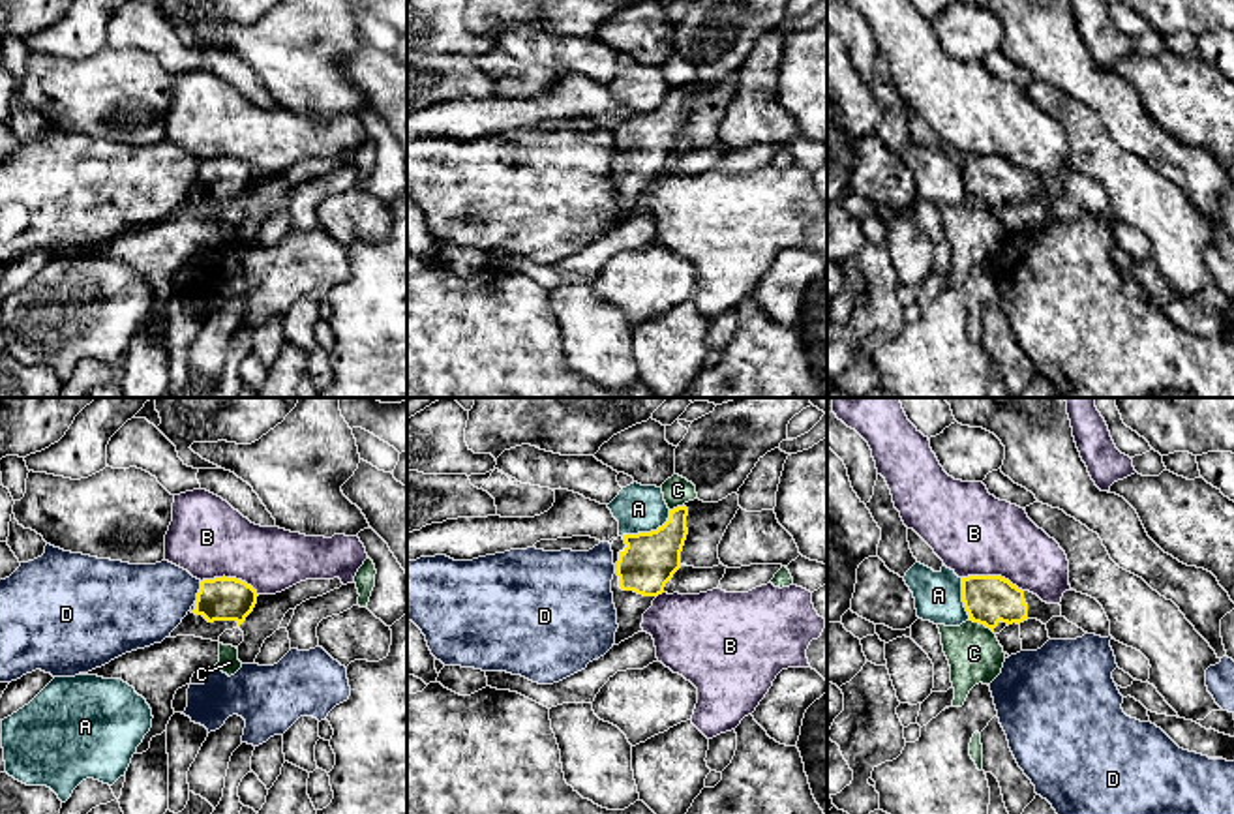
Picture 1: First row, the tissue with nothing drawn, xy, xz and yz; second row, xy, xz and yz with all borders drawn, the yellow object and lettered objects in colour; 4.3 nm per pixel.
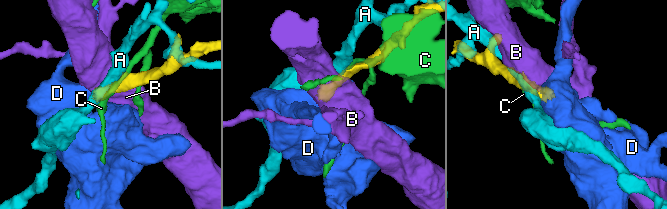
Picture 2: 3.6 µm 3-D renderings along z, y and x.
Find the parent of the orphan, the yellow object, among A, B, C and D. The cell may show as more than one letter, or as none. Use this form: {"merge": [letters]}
{"merge": []}

